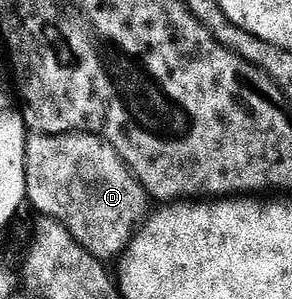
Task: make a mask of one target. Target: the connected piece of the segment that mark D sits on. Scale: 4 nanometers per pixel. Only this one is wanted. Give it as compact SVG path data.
M33 135L26 145L27 202L43 218L60 223L94 258L119 260L149 214L150 197L120 160L120 155L97 135Z

